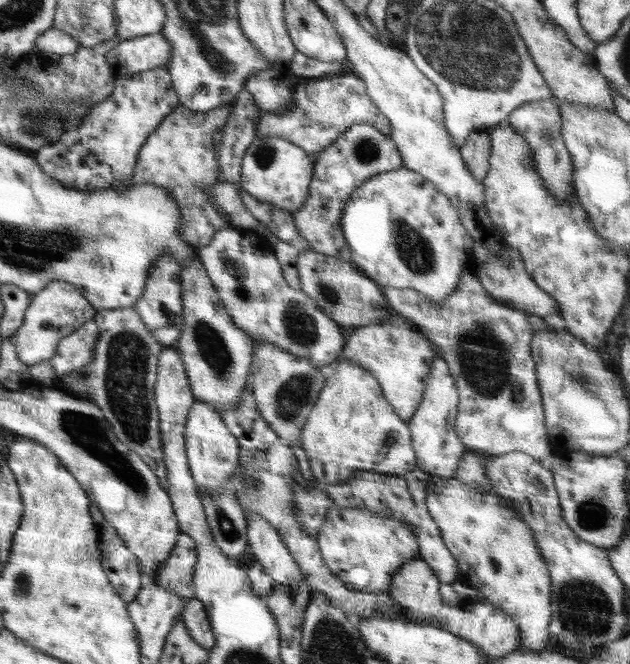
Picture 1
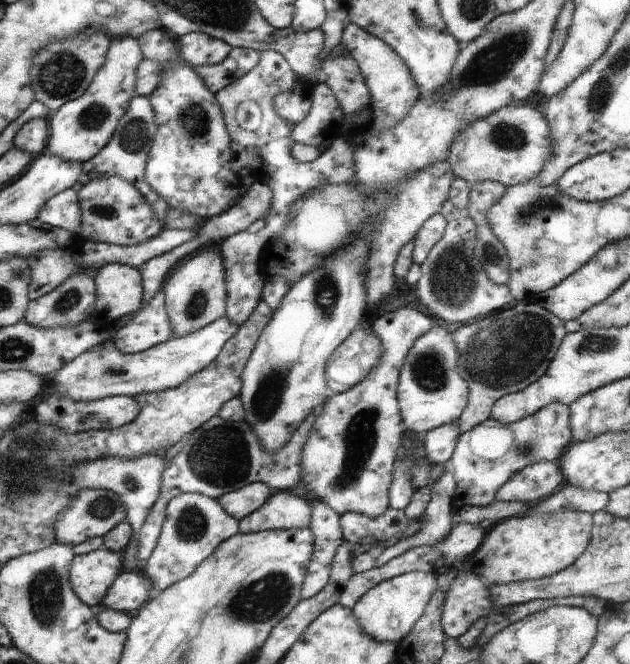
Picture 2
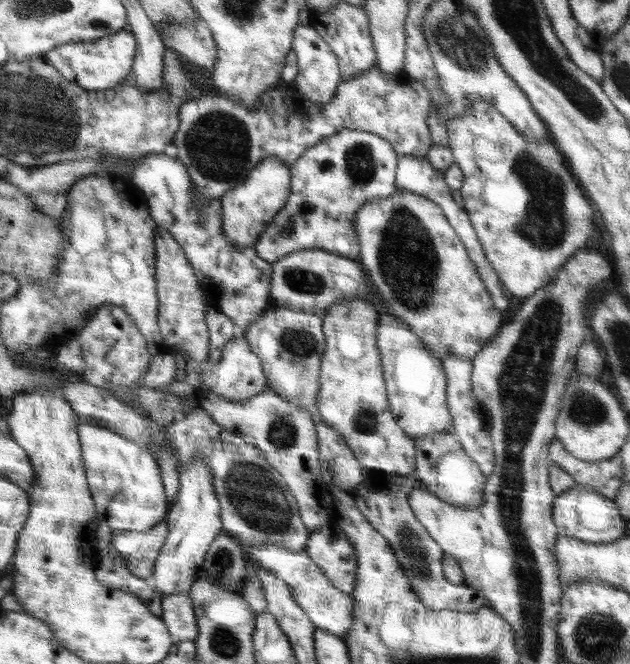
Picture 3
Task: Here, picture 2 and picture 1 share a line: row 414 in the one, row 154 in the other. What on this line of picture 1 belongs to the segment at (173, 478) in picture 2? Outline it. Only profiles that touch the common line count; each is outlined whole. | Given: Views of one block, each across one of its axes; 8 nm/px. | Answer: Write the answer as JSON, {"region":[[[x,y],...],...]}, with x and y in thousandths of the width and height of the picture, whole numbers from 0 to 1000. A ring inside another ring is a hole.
{"region":[[[560,107],[511,114],[489,127],[476,123],[465,133],[465,155],[446,170],[416,167],[411,172],[405,205],[440,205],[479,221],[486,232],[500,233],[524,220],[540,202],[556,190],[586,185],[594,193],[621,206],[616,176],[590,154],[584,145],[579,123]]]}

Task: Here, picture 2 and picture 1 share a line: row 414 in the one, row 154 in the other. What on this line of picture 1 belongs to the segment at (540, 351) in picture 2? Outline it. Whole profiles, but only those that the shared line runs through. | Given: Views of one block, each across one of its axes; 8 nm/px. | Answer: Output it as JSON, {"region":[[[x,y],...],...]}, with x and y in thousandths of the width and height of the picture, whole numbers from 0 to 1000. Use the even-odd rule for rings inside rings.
{"region":[[[773,193],[756,194],[741,205],[740,214],[729,223],[732,236],[740,245],[749,268],[767,274],[776,259],[776,238],[779,233],[778,196]]]}

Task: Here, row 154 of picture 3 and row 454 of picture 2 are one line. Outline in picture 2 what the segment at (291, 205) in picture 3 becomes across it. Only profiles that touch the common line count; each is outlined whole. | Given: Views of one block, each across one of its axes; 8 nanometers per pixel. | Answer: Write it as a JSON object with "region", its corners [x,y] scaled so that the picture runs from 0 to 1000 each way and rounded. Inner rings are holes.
{"region":[[[649,462],[613,468],[590,485],[589,494],[603,508],[608,521],[600,551],[554,589],[525,593],[517,608],[503,620],[479,673],[478,712],[483,726],[479,732],[489,738],[492,752],[502,750],[517,758],[538,776],[563,771],[597,780],[617,764],[617,735],[624,721],[625,697],[640,669],[643,651],[630,604],[633,557],[657,514],[687,491],[683,476]]]}

